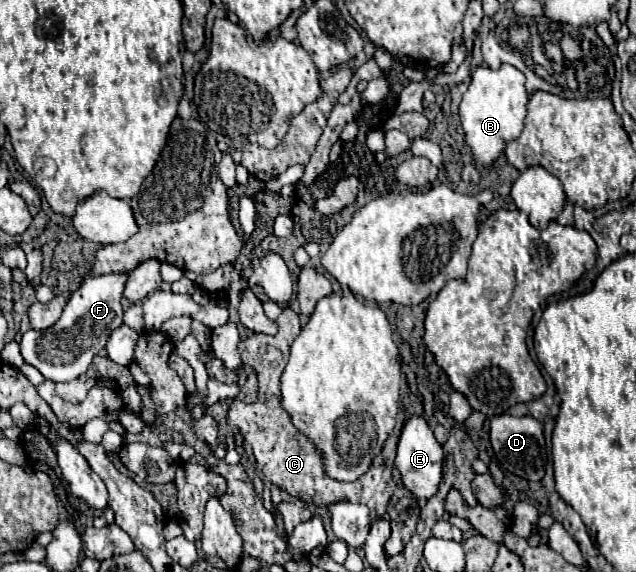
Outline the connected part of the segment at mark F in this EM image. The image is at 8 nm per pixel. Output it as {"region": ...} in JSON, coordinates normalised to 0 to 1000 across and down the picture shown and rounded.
{"region":[[[198,481],[138,484],[107,523],[97,554],[69,579],[44,575],[31,596],[31,617],[41,635],[57,642],[72,663],[86,670],[113,666],[135,652],[145,624],[157,617],[173,582],[192,568],[192,509]]]}

